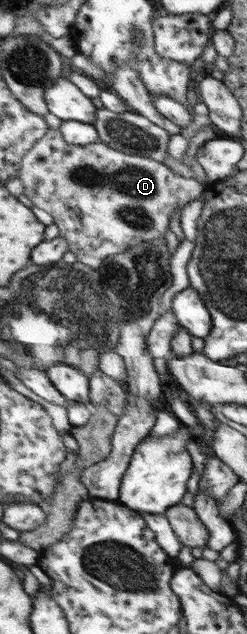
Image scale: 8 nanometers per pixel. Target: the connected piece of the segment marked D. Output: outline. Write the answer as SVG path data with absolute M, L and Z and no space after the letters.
M51 129L34 147L26 154L26 158L22 160L22 170L18 178L22 181L24 186L24 194L30 201L38 208L46 211L53 218L53 222L60 228L60 236L67 239L69 248L75 254L76 260L83 264L89 265L96 271L102 268L104 260L109 256L125 252L134 246L146 244L147 241L153 241L155 238L165 238L169 232L169 224L171 224L171 216L182 210L192 200L199 198L204 194L206 186L196 179L184 178L179 174L175 174L169 166L165 166L162 162L157 162L152 158L146 156L137 156L132 154L125 154L125 152L113 148L111 145L103 142L89 144L87 146L69 144L60 129Z

